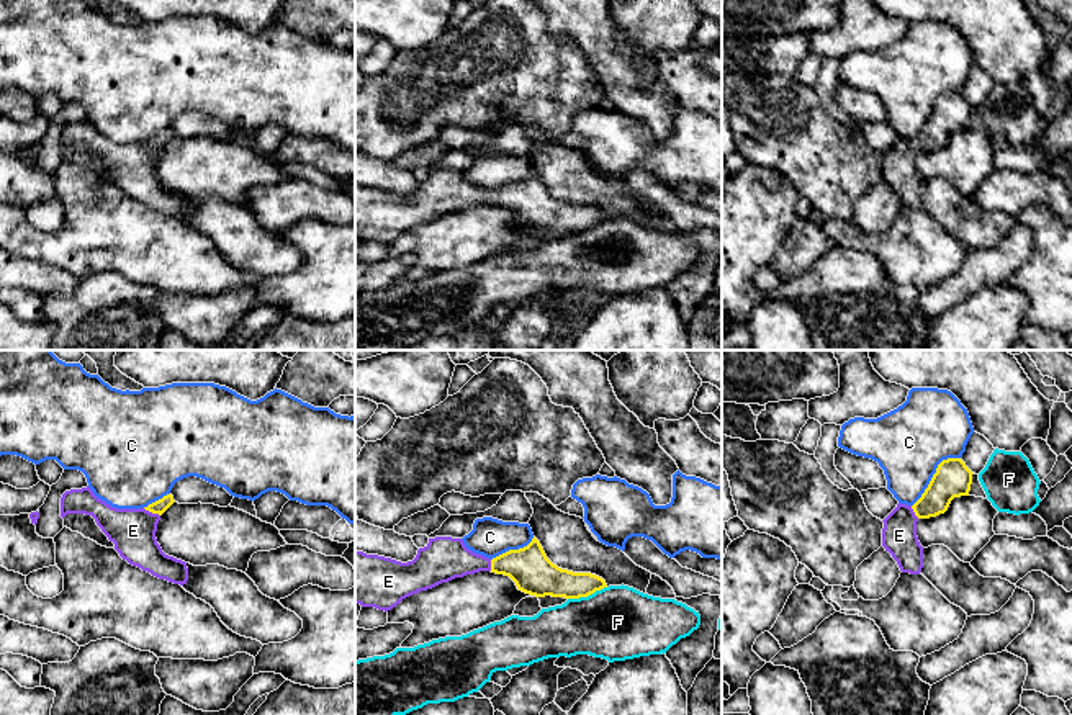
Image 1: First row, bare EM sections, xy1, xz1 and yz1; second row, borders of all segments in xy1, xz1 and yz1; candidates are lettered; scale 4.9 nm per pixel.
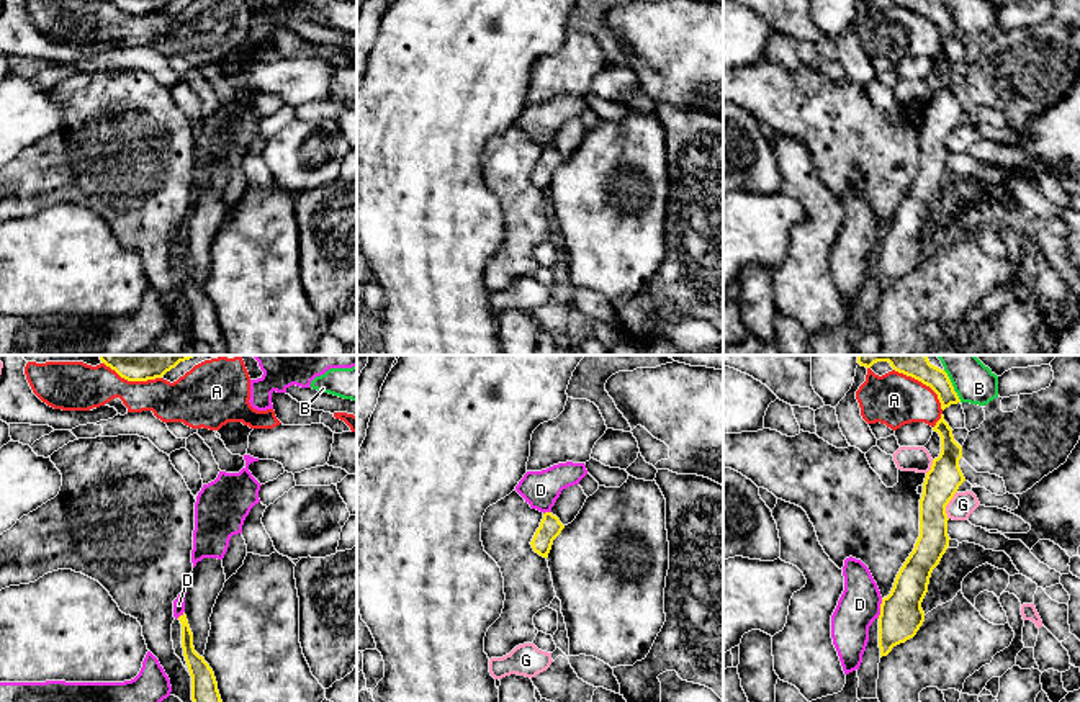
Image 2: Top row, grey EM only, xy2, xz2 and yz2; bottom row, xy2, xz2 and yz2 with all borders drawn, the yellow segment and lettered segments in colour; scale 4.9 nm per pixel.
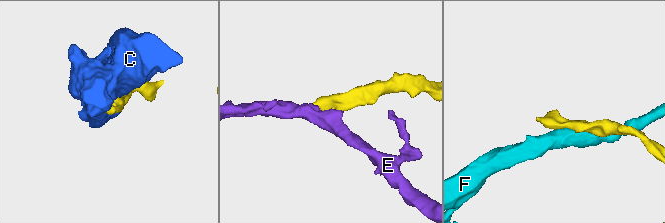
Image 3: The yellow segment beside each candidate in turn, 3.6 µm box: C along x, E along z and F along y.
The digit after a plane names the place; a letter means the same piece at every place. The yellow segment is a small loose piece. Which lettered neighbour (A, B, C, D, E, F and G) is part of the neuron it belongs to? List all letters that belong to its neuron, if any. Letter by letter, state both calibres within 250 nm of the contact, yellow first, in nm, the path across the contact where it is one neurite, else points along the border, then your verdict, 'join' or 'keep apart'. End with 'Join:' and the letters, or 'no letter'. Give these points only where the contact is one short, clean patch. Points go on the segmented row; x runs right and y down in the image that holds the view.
A: calibres 180 and 260 nm; keep apart
B: calibres 160 and 200 nm; border yz2 (943, 370), (961, 401); keep apart
C: calibres 180 and 360 nm; keep apart
D: calibres 220 and 200 nm; border yz2 (882, 599), (877, 617); keep apart
E: calibres 70 and 220 nm; way xy1 (161, 506), (151, 511), (133, 530); join
F: calibres 180 and 360 nm; keep apart
G: calibres 170 and 120 nm; keep apart
Join: E

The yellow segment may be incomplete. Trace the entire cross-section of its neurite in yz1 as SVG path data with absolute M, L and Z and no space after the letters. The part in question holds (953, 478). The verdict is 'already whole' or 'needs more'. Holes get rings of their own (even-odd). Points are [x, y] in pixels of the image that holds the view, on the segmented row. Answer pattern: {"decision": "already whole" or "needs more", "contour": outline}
{"decision": "needs more", "contour": "M961 458L943 460L921 497L913 506L899 502L882 520L882 546L902 573L920 574L923 568L917 522L944 514L954 497L969 496L972 474Z"}

